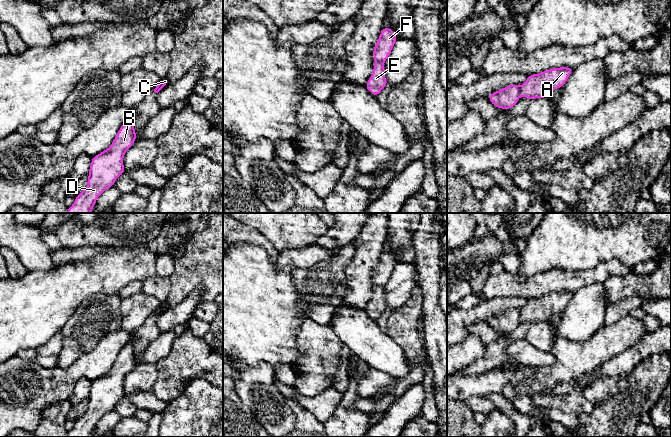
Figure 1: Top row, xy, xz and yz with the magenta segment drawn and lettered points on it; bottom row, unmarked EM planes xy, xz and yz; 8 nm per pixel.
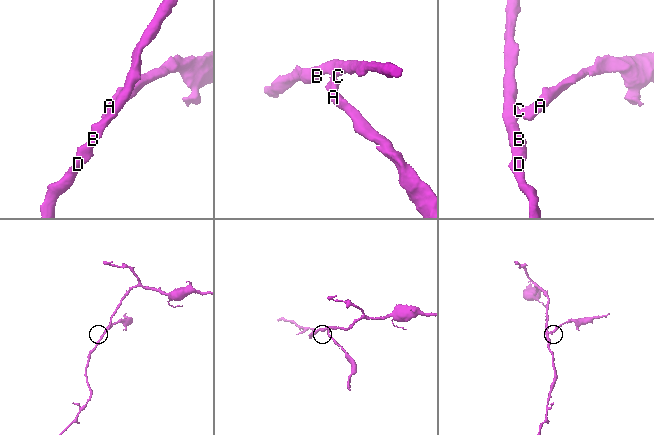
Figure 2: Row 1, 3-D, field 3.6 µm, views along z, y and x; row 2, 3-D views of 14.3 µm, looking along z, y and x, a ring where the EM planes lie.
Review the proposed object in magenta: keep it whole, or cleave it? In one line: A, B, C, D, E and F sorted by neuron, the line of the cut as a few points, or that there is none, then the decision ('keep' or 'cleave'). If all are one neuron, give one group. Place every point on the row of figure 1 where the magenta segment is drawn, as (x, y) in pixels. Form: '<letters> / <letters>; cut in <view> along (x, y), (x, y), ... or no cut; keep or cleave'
A E / B C D F; cut in yz along (521, 87), (519, 94); cleave

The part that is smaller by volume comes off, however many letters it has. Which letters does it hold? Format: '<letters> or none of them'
A, E

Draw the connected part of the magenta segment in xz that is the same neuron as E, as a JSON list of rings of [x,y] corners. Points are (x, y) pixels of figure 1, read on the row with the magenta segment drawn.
[[[376,62],[371,77],[366,83],[366,89],[377,97],[388,84],[385,78],[385,67],[383,63]]]

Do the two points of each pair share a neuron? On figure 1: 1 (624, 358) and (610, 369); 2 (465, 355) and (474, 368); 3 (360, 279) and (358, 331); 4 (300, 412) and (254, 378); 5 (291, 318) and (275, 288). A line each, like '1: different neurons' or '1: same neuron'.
1: same neuron
2: different neurons
3: different neurons
4: different neurons
5: same neuron

